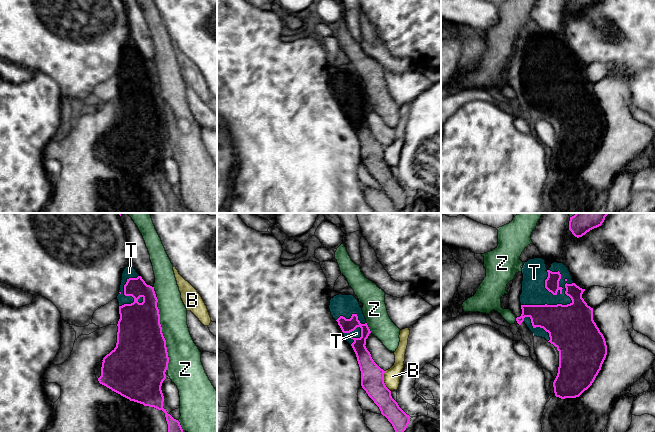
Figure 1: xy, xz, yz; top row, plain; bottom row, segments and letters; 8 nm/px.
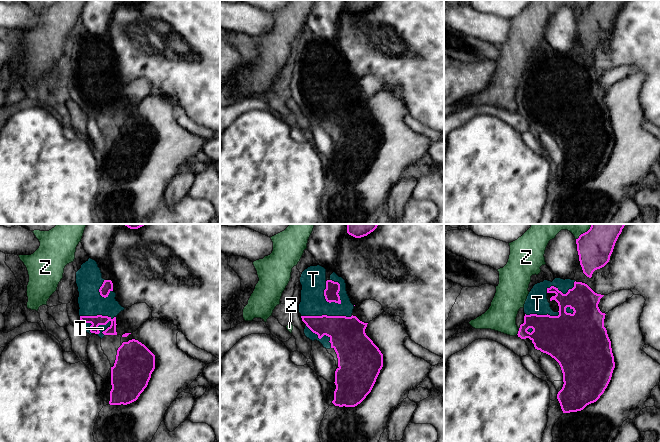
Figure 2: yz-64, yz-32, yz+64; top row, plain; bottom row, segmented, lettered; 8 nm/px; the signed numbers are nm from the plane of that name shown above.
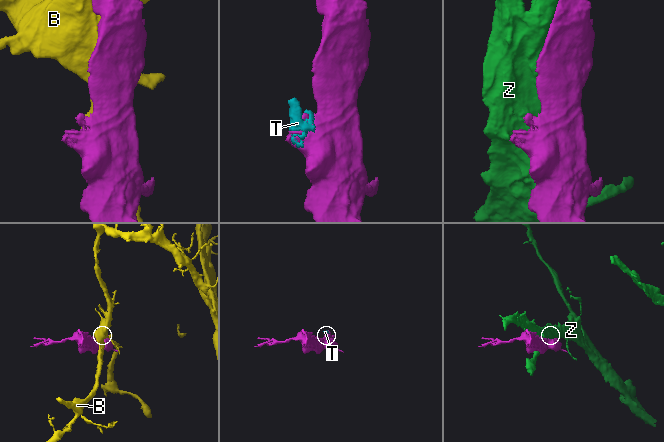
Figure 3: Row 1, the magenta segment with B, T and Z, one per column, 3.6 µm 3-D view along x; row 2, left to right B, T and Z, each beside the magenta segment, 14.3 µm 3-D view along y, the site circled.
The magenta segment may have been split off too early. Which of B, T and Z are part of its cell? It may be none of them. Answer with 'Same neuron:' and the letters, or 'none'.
Same neuron: T

